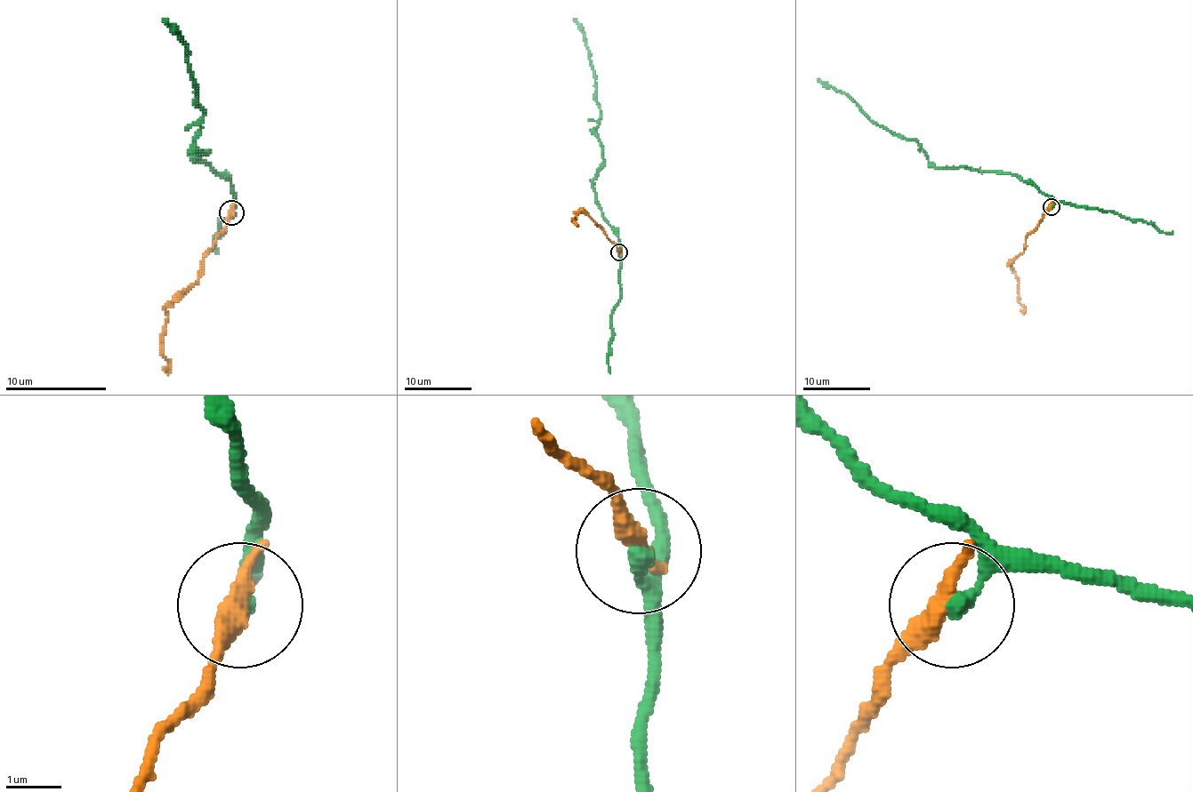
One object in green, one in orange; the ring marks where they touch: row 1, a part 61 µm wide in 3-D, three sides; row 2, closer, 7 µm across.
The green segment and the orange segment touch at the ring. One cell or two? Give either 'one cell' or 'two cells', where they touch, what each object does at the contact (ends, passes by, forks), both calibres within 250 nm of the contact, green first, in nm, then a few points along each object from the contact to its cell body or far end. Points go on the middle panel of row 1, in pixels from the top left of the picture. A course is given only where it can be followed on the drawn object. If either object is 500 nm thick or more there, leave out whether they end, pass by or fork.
two cells; at (618, 252); green ends there; orange passes by; 280 nm thick on the green side, 320 nm on the other; green runs (618, 252), (618, 236), (597, 199), (593, 178), (603, 161), (595, 129), (598, 102), (590, 51), (573, 19); orange runs (618, 252), (600, 228), (580, 211), (573, 220), (576, 225)

